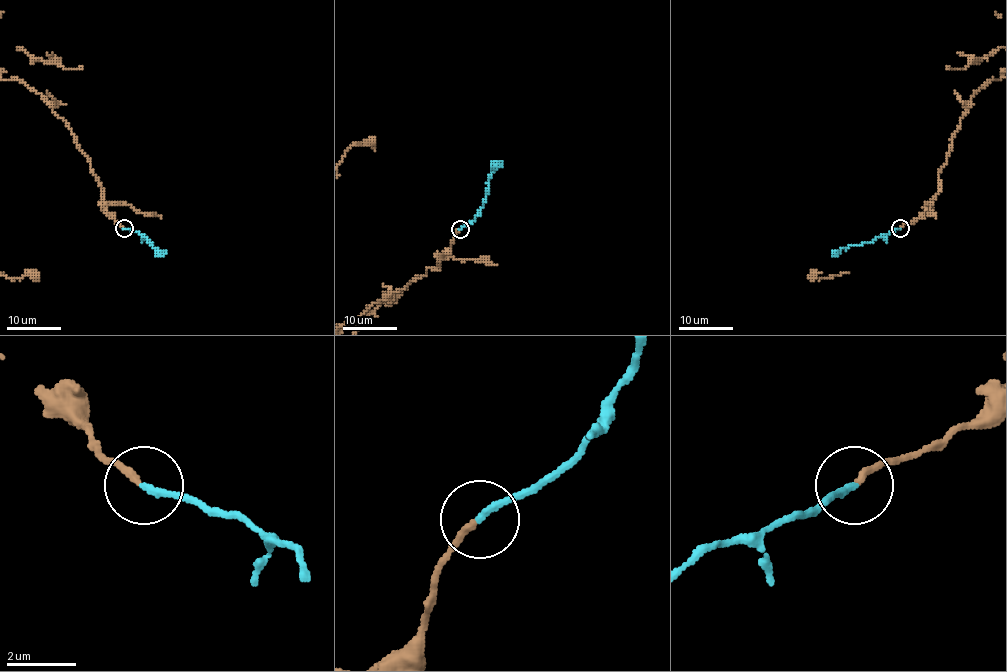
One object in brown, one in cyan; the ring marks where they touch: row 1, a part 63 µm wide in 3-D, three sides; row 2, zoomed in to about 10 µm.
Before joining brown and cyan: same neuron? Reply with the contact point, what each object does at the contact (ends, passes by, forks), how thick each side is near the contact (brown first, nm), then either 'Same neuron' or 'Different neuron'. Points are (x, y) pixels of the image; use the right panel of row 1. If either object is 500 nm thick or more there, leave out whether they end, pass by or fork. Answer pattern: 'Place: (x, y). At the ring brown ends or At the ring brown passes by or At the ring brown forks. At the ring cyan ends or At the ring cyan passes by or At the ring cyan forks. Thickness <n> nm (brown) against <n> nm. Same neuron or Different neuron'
Place: (900, 228). At the ring brown ends. At the ring cyan ends. Thickness 190 nm (brown) against 200 nm. Same neuron

